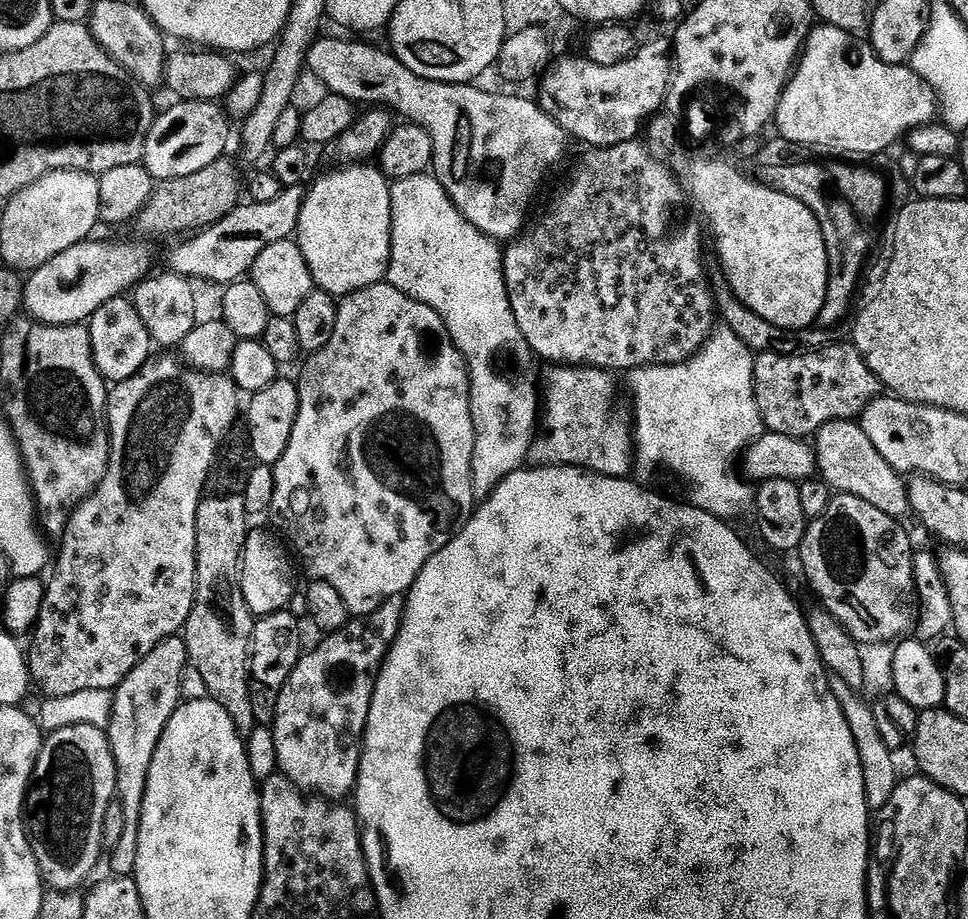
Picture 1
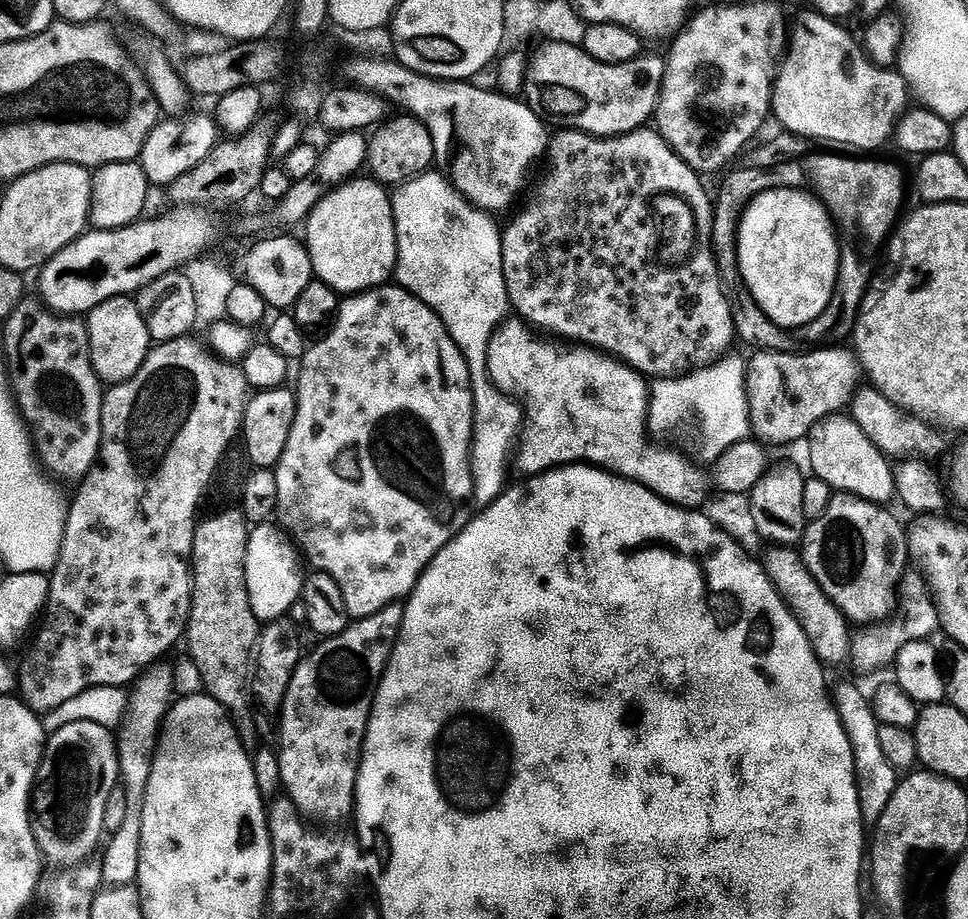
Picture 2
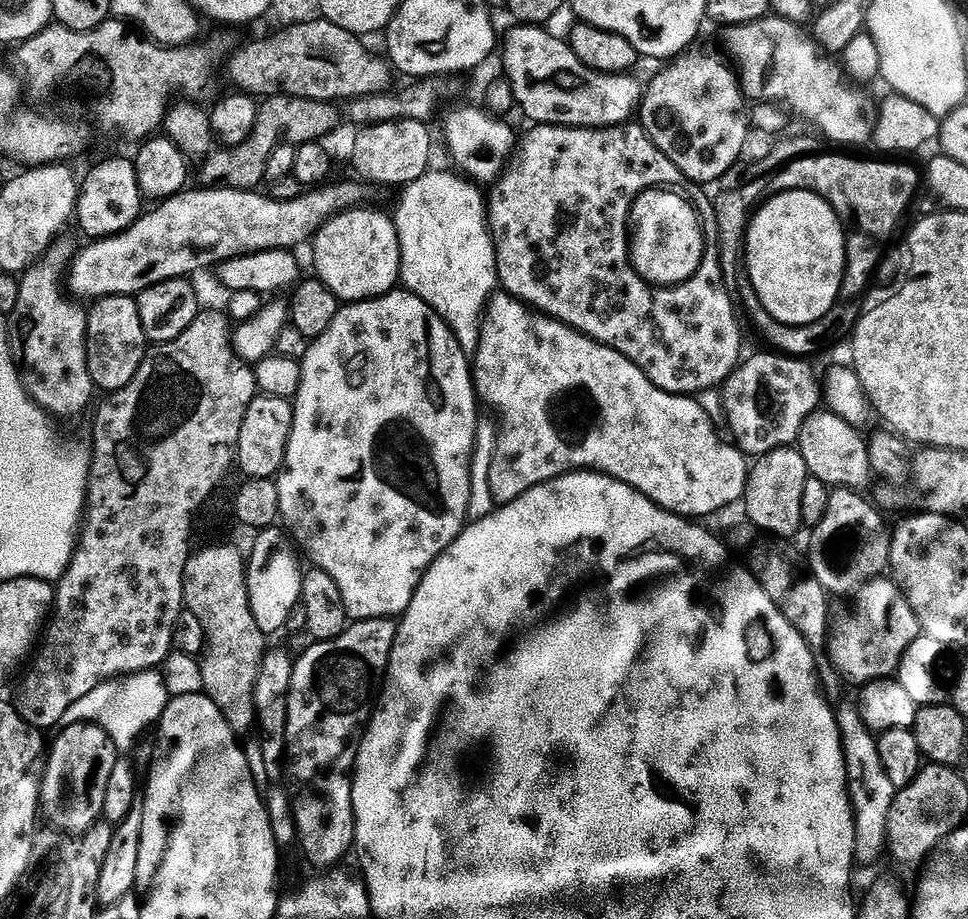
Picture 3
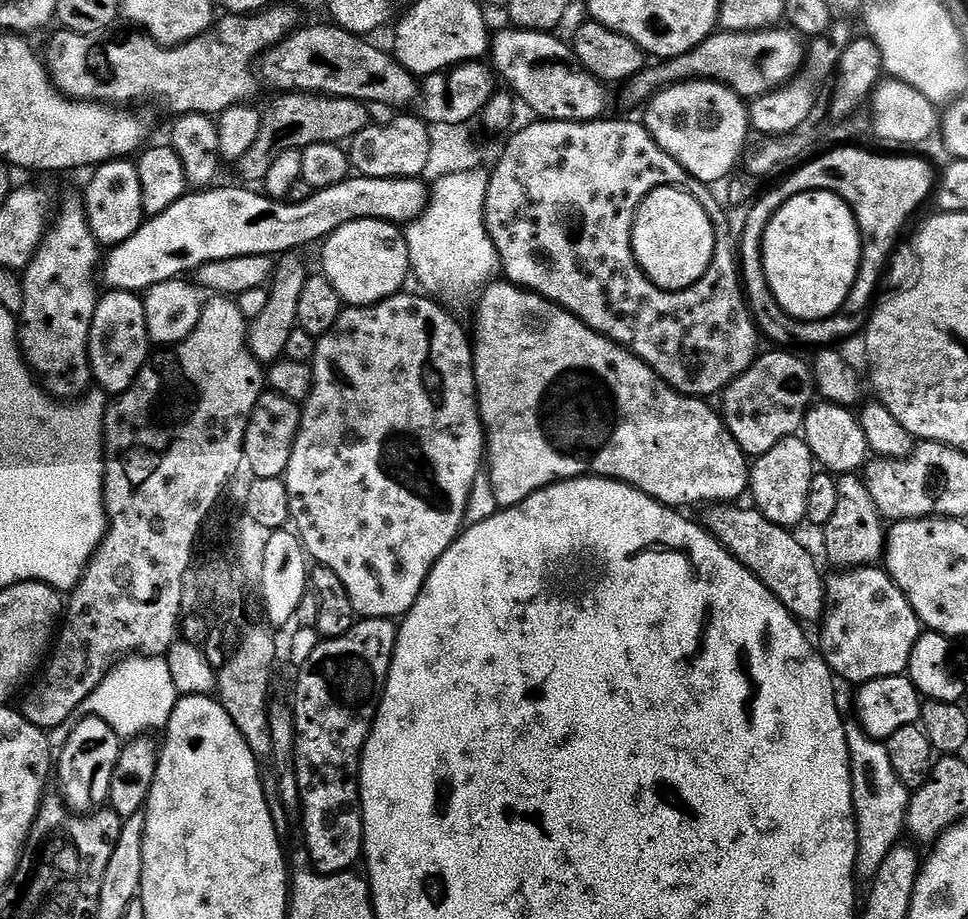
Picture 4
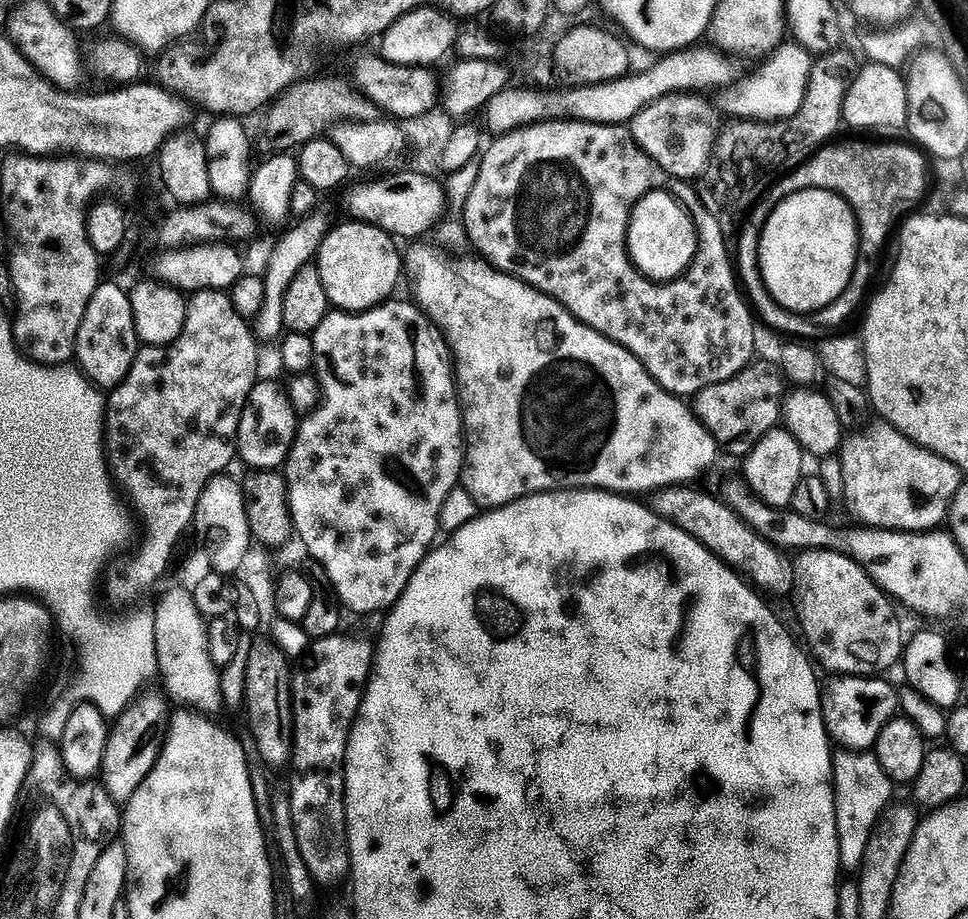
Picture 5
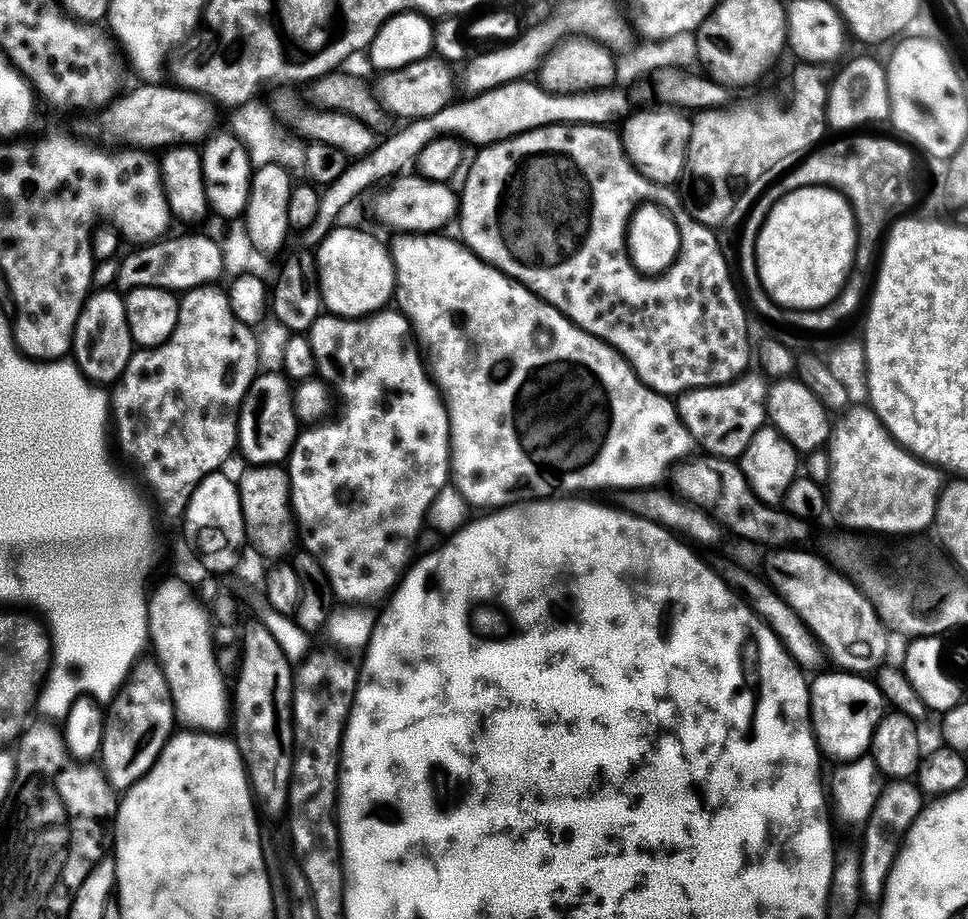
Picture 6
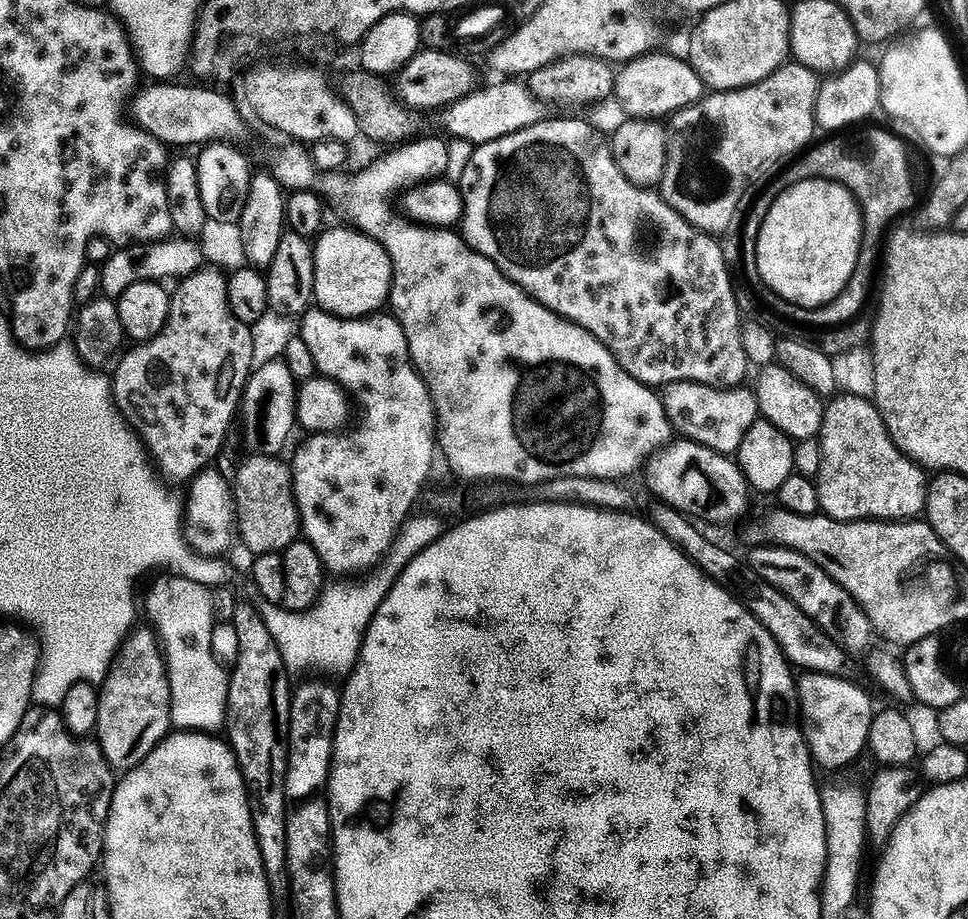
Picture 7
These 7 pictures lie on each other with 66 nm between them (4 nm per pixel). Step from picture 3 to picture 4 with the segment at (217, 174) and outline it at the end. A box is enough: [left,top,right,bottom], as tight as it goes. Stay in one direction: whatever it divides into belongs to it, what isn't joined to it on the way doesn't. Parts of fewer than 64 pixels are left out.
[242,92,370,177]

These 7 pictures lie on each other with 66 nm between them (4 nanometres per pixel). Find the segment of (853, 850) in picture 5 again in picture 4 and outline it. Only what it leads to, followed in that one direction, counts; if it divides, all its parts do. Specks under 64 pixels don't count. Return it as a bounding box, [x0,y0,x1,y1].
[845,726,894,871]

